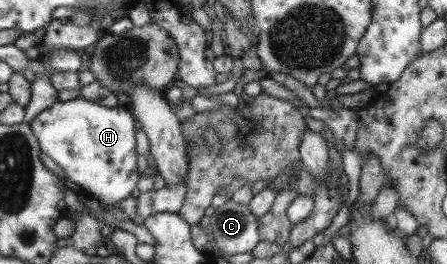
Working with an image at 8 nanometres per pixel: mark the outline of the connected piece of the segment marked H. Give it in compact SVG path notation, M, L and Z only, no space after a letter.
M82 97L72 100L57 100L51 107L40 111L29 122L30 131L38 139L38 147L50 157L72 181L78 191L89 199L95 199L101 205L112 205L122 199L131 197L129 193L137 185L137 169L135 169L135 120L120 106L109 108L97 102L85 101Z

